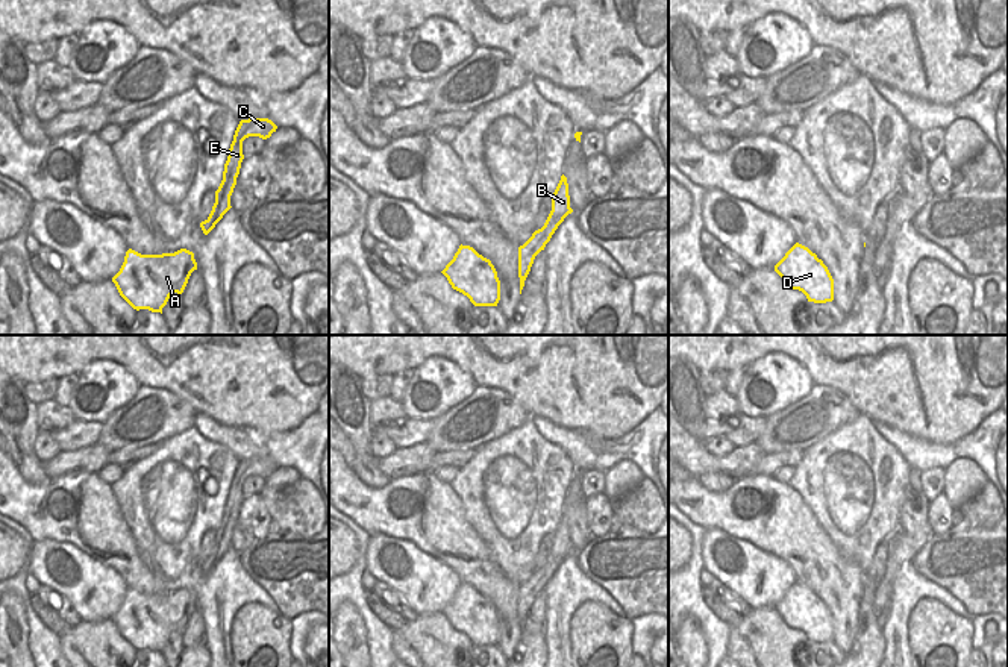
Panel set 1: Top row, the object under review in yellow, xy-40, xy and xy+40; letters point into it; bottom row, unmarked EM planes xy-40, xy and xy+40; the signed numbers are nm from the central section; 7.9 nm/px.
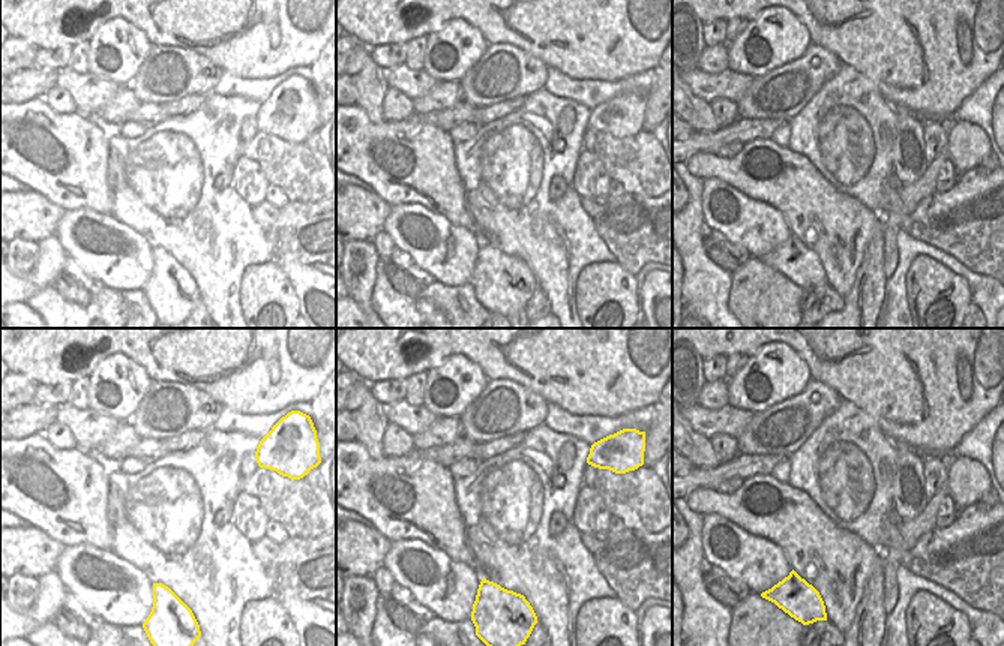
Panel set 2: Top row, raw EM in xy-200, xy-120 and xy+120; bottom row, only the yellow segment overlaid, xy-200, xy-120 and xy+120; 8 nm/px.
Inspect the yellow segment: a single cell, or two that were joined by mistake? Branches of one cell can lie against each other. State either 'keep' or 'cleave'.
keep

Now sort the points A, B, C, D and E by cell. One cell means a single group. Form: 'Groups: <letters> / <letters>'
Groups: A B C D E

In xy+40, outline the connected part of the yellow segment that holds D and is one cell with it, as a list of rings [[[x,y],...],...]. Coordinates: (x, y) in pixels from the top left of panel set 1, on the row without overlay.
[[[799,582],[775,605],[775,611],[791,629],[802,631],[808,641],[834,640],[834,618],[828,606],[815,593]]]

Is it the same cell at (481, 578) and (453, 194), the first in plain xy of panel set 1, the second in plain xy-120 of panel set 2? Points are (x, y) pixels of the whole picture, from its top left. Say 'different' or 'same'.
same

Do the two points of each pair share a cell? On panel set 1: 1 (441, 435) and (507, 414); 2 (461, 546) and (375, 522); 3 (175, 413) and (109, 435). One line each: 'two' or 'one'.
1: one
2: one
3: one

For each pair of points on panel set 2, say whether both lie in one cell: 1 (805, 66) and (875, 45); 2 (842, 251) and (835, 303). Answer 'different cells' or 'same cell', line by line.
1: different cells
2: different cells

